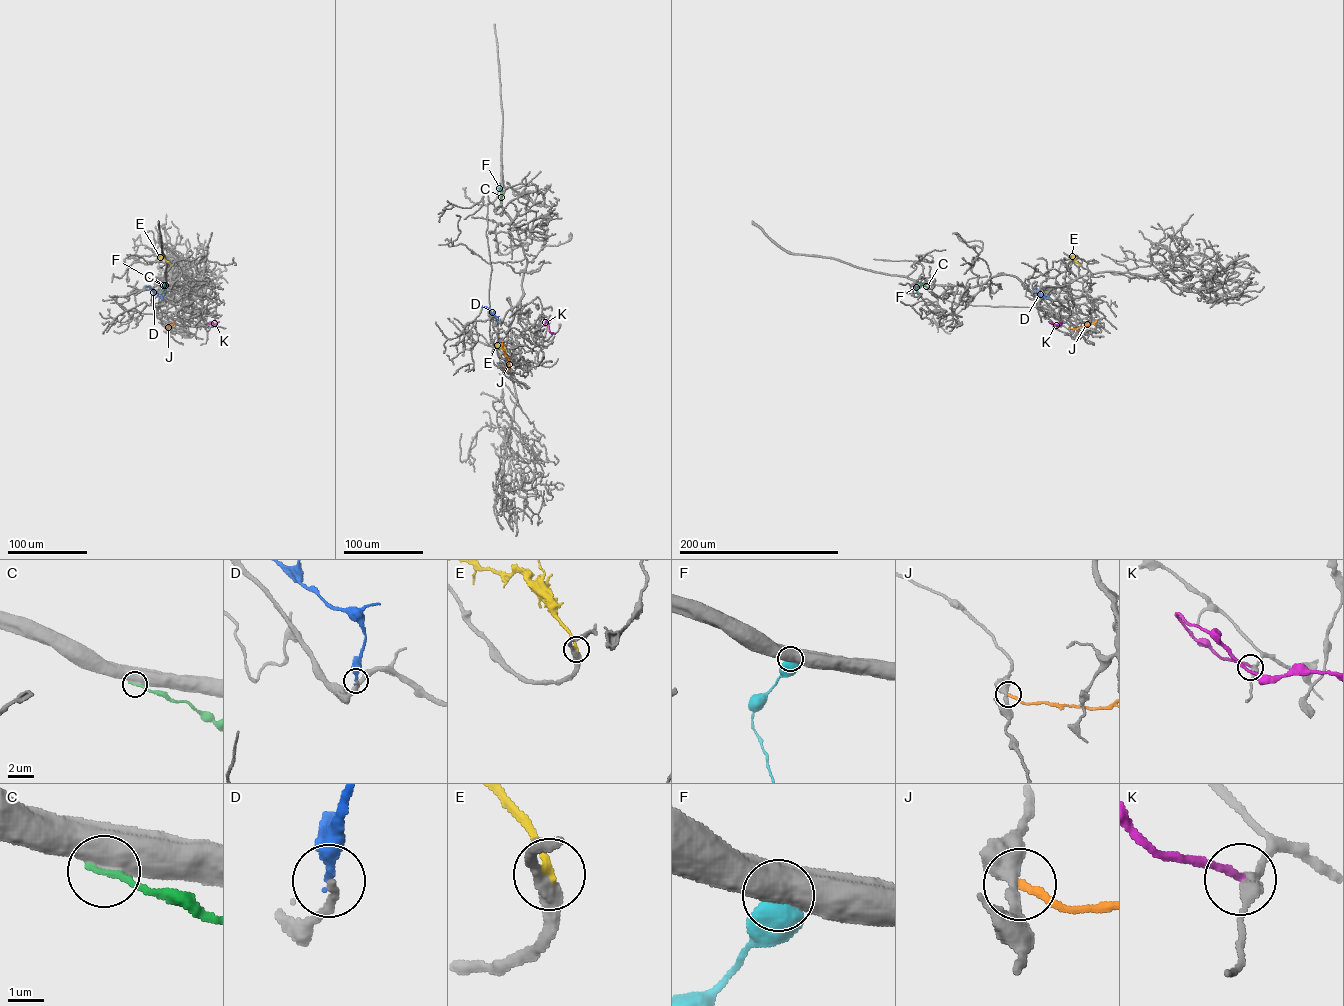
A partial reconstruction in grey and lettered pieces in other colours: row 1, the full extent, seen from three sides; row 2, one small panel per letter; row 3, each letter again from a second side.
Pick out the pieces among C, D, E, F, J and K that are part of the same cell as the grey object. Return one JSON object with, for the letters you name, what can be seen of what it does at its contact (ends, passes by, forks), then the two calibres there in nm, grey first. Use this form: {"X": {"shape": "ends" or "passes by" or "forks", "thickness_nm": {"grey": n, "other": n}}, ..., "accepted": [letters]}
{"D": {"shape": "ends", "thickness_nm": {"grey": 240, "other": 340}}, "K": {"shape": "ends", "thickness_nm": {"grey": 360, "other": 220}}, "accepted": ["D", "K"]}

